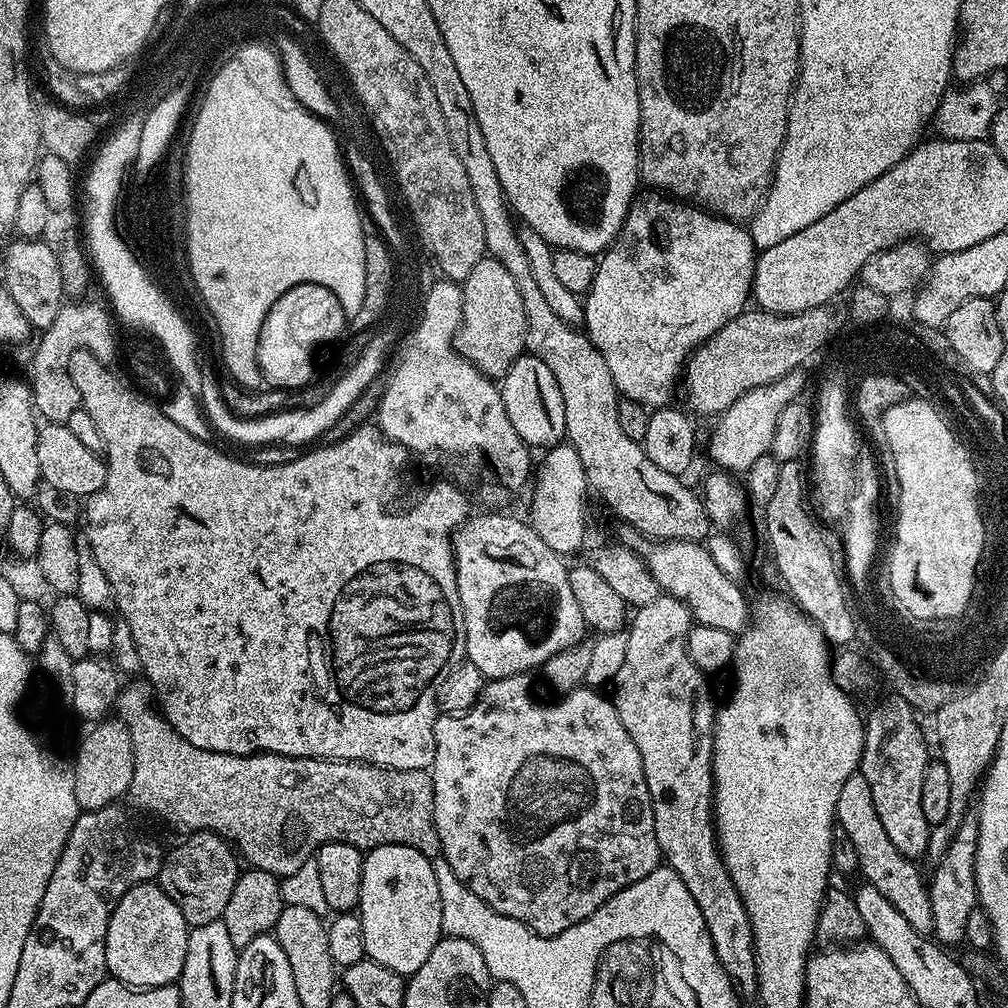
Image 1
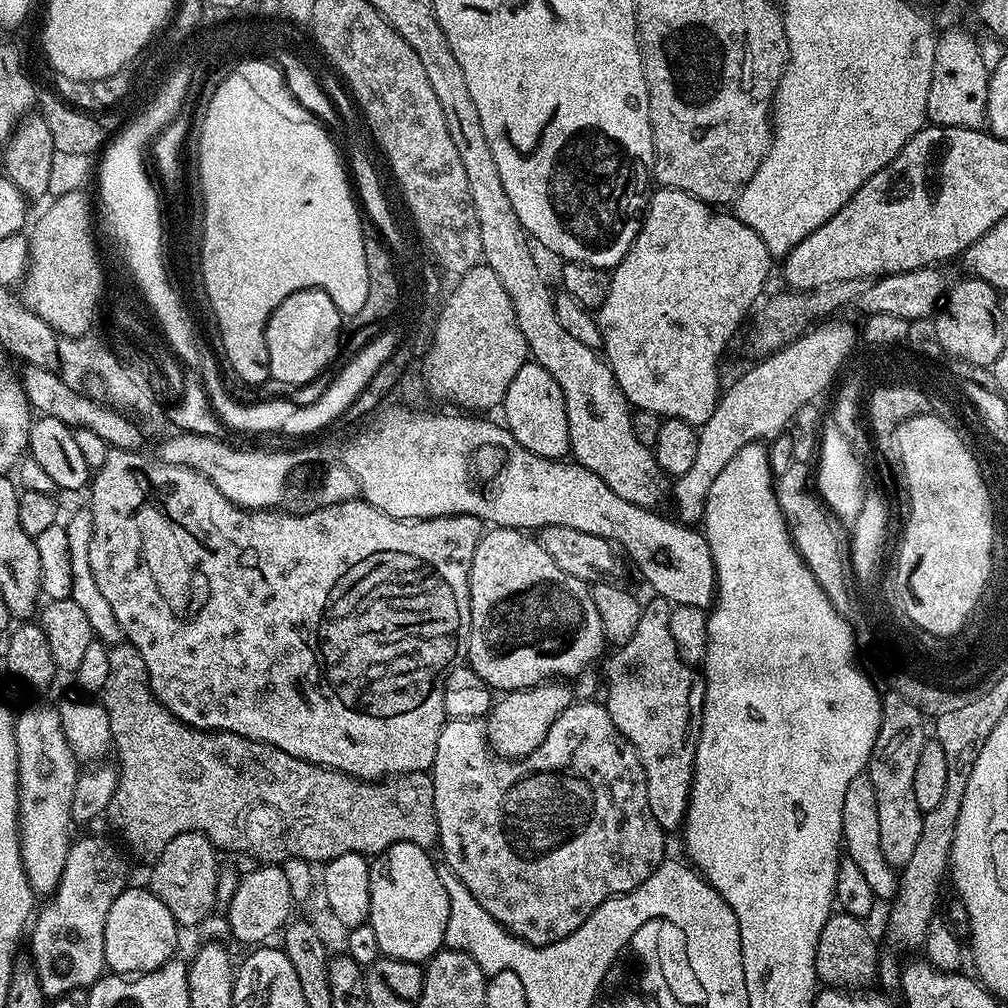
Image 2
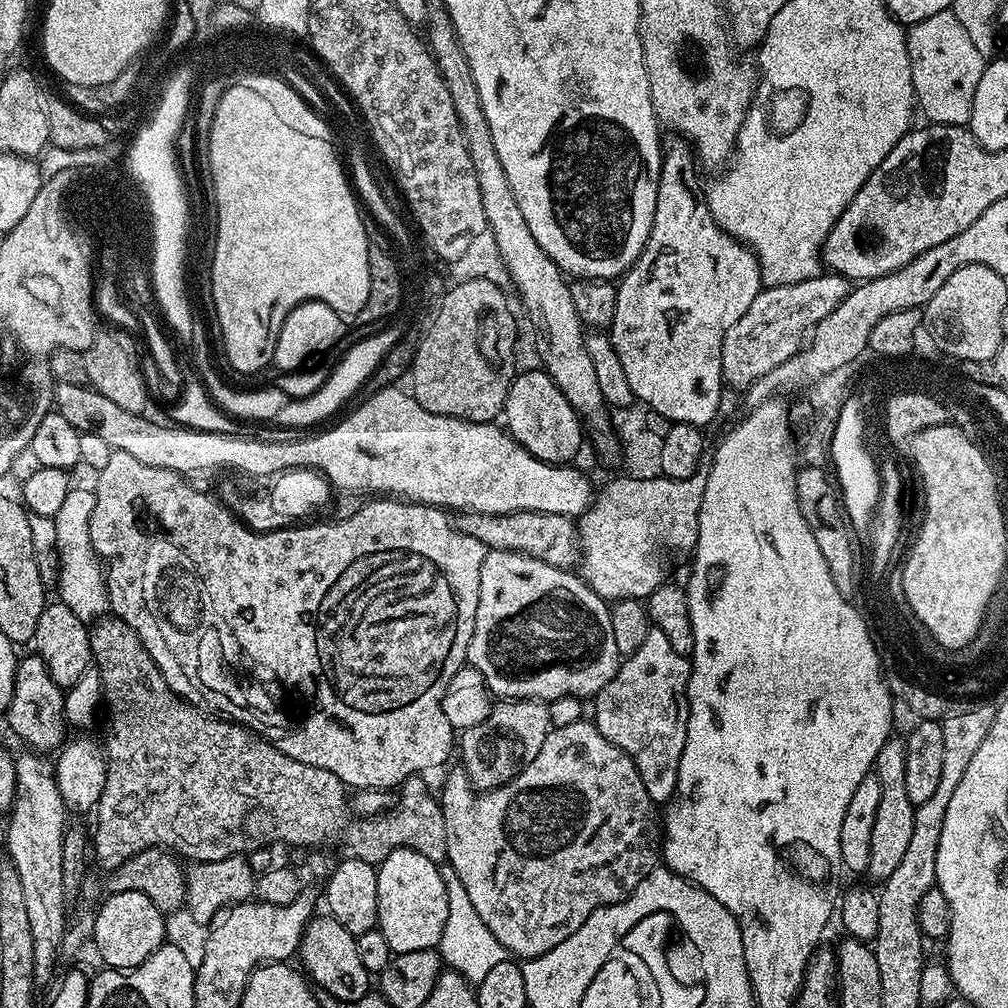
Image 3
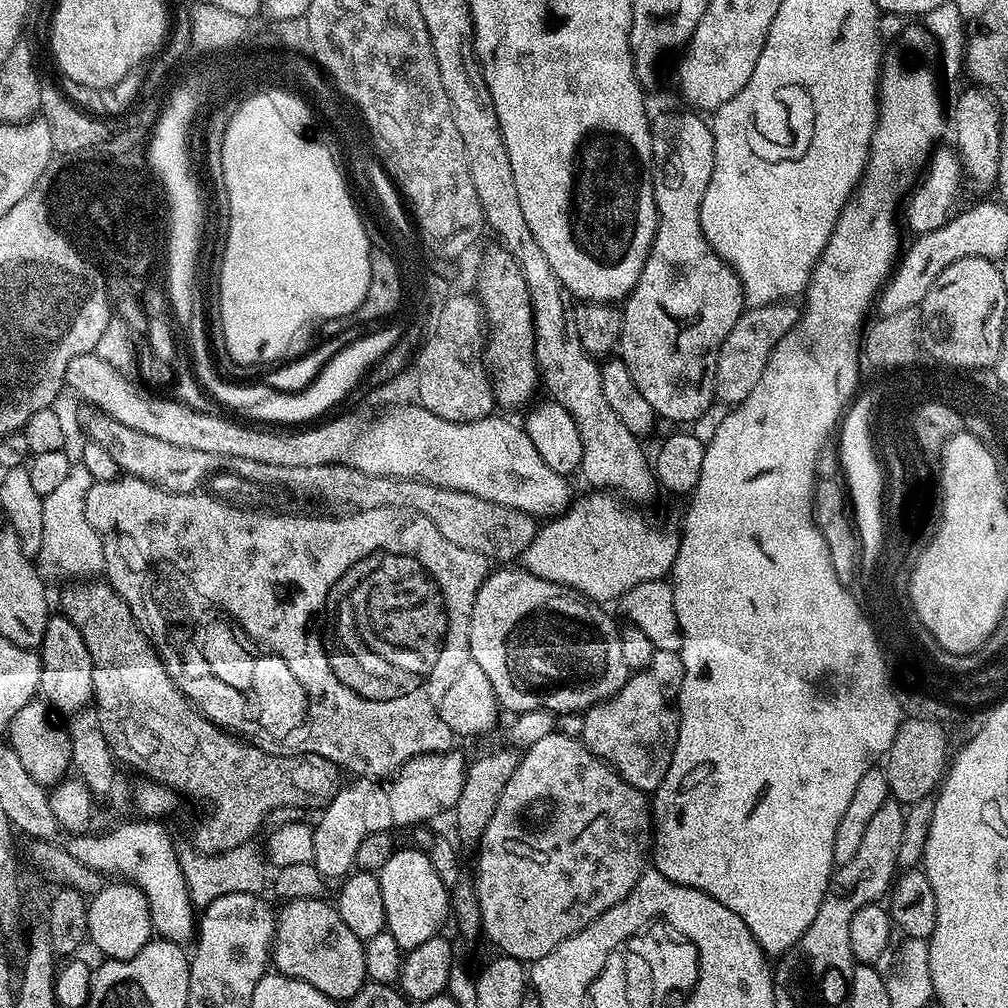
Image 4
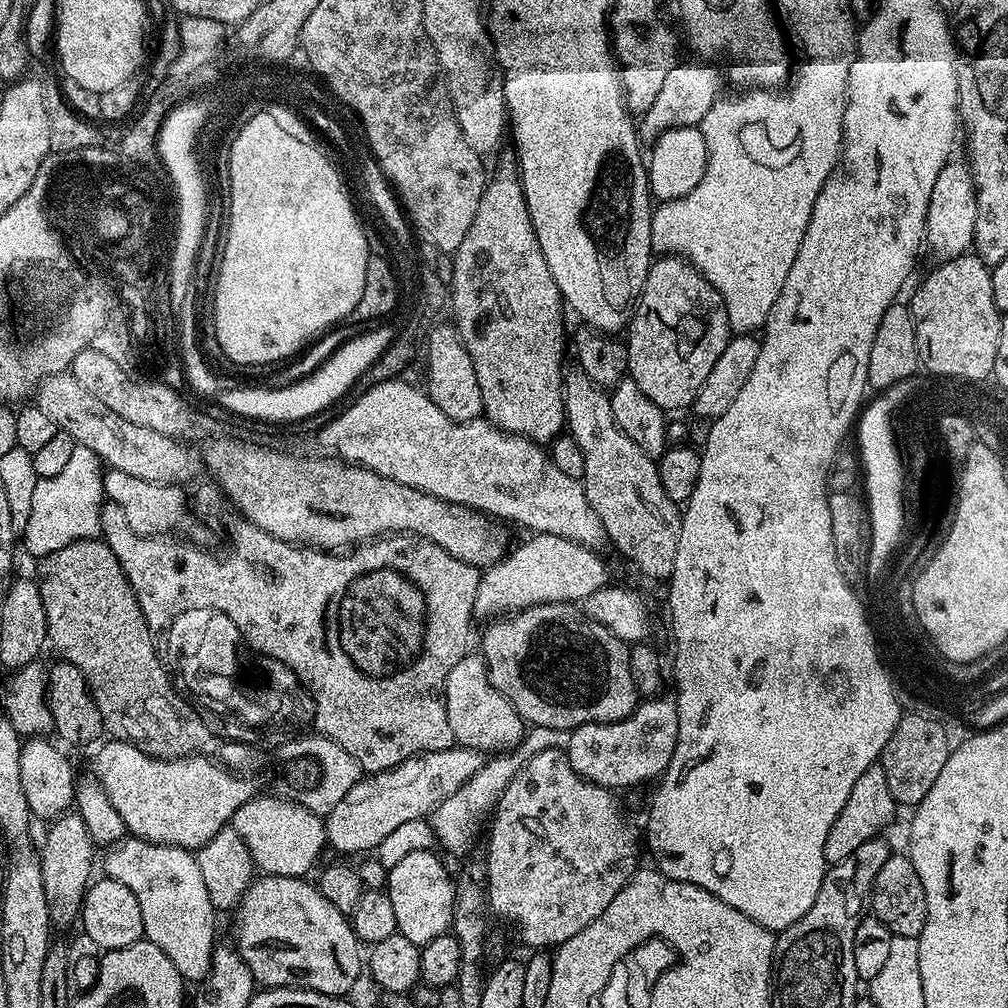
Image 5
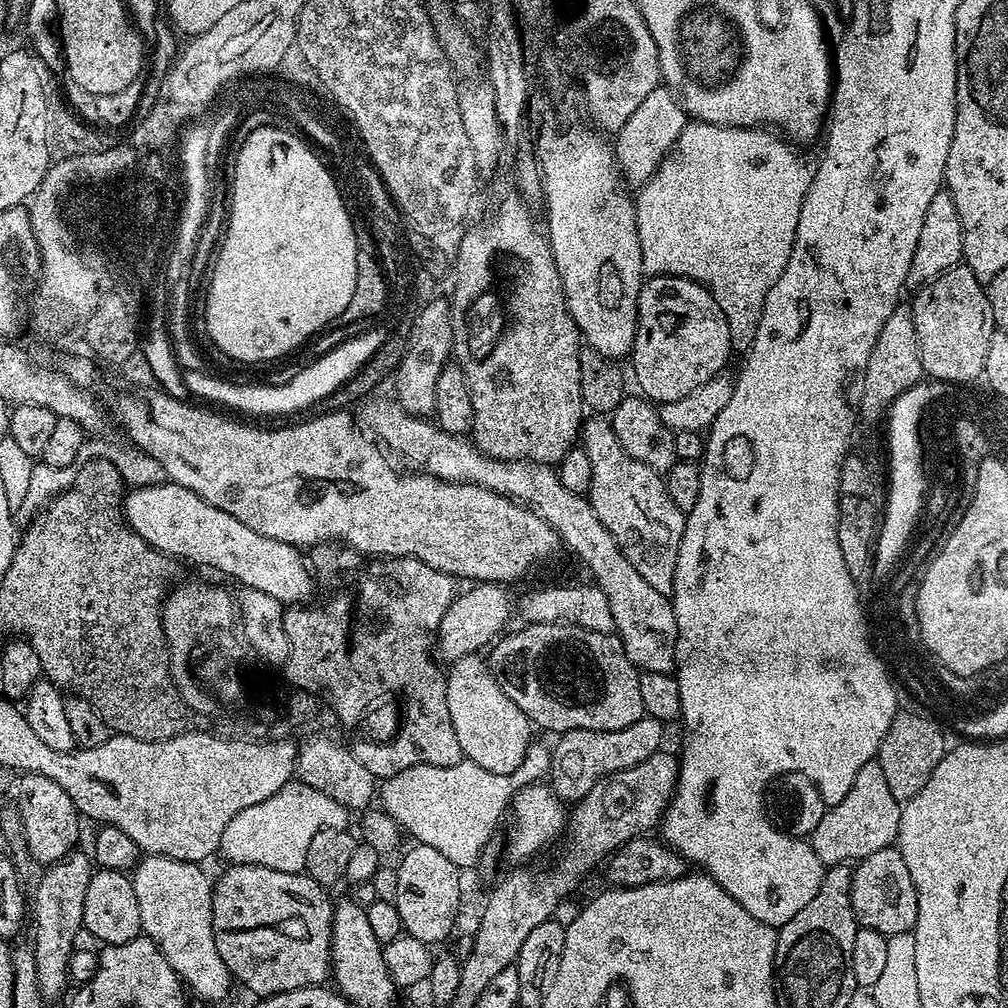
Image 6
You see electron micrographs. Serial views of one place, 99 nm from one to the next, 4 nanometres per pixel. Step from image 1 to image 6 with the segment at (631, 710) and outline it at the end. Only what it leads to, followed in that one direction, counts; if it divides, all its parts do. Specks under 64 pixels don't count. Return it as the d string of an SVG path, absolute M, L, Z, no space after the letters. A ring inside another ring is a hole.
M650 715L644 719L634 722L634 726L622 730L570 730L559 737L560 740L554 744L552 752L552 767L550 771L550 786L555 790L556 795L565 802L577 802L599 780L606 776L613 775L624 768L632 767L636 763L646 761L655 752L661 751L664 740L665 725Z

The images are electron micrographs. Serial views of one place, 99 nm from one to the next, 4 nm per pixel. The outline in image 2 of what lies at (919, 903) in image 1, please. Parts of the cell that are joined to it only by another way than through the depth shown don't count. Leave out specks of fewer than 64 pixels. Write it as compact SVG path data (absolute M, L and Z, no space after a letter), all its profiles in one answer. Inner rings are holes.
M866 774L854 778L846 790L846 799L842 801L842 834L842 848L847 859L852 860L858 870L862 870L877 901L891 901L898 887L898 872L886 862L886 854L882 854L882 841L878 831L878 798L874 798L874 782L870 782Z

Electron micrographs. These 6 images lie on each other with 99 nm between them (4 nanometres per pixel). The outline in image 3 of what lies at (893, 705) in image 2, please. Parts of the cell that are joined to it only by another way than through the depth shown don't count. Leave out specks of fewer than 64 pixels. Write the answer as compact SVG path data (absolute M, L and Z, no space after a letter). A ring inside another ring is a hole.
M903 735L889 736L876 759L874 774L878 778L878 786L882 786L882 798L878 802L878 818L874 818L874 831L870 833L872 857L868 863L867 875L873 876L876 882L883 882L901 864L914 831L916 805L906 795L906 740Z

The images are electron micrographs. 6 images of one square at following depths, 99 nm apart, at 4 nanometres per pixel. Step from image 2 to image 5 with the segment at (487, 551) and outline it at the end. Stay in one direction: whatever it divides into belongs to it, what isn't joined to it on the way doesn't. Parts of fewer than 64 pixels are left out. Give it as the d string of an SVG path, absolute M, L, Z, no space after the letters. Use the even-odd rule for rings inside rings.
M575 603L534 604L489 624L482 649L488 677L529 725L573 729L584 724L613 724L632 715L638 693L630 674L629 645L597 620L589 620Z

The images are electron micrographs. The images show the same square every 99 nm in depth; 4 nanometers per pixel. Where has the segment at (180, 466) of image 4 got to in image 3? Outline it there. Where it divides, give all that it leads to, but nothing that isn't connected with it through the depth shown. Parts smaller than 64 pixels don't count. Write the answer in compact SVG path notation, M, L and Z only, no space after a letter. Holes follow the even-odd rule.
M465 512L459 517L460 531L478 538L488 549L497 552L521 552L555 568L571 569L580 555L580 533L573 517L545 512L511 512L495 516Z

